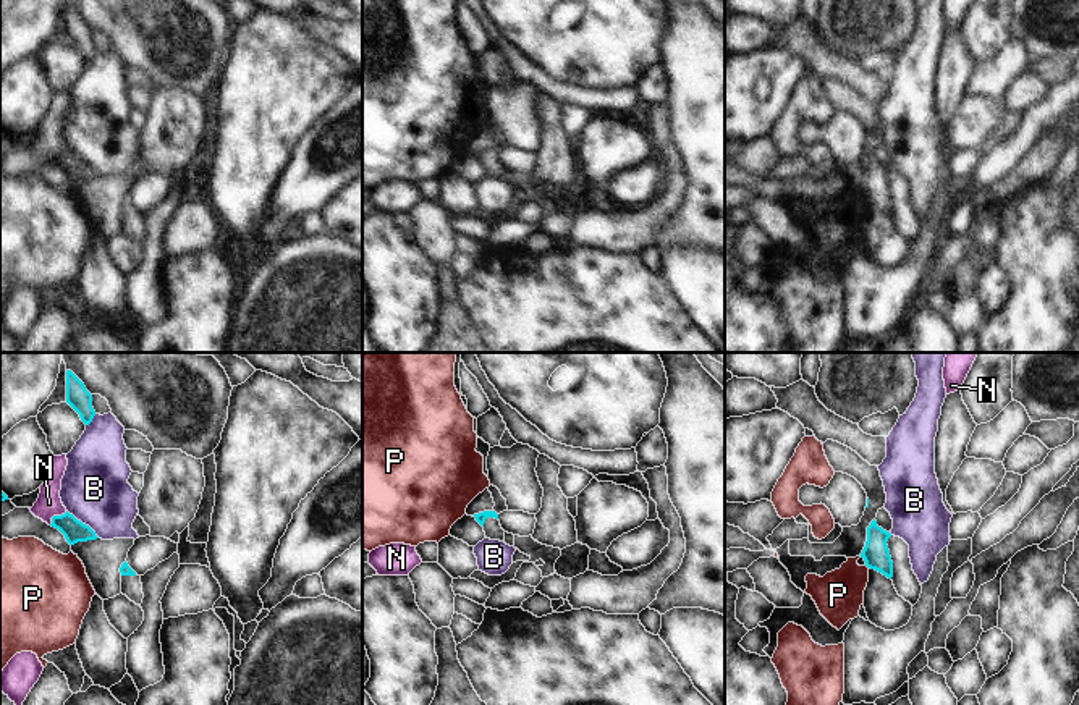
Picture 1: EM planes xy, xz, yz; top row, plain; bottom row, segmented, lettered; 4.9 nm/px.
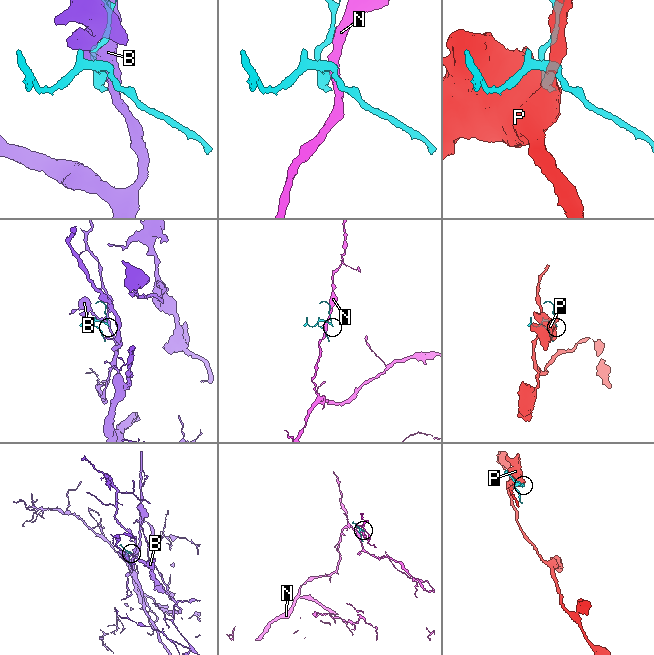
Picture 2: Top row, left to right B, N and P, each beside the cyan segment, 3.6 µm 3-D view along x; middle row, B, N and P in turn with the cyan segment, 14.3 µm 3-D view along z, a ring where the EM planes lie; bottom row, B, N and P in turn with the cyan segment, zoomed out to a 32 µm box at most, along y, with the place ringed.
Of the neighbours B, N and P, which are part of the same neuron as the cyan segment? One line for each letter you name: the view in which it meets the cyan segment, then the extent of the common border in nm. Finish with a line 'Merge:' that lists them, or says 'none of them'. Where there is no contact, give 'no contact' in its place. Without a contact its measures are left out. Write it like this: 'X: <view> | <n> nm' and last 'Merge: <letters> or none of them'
Merge: none of them

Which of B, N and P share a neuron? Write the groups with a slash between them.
B / N / P

